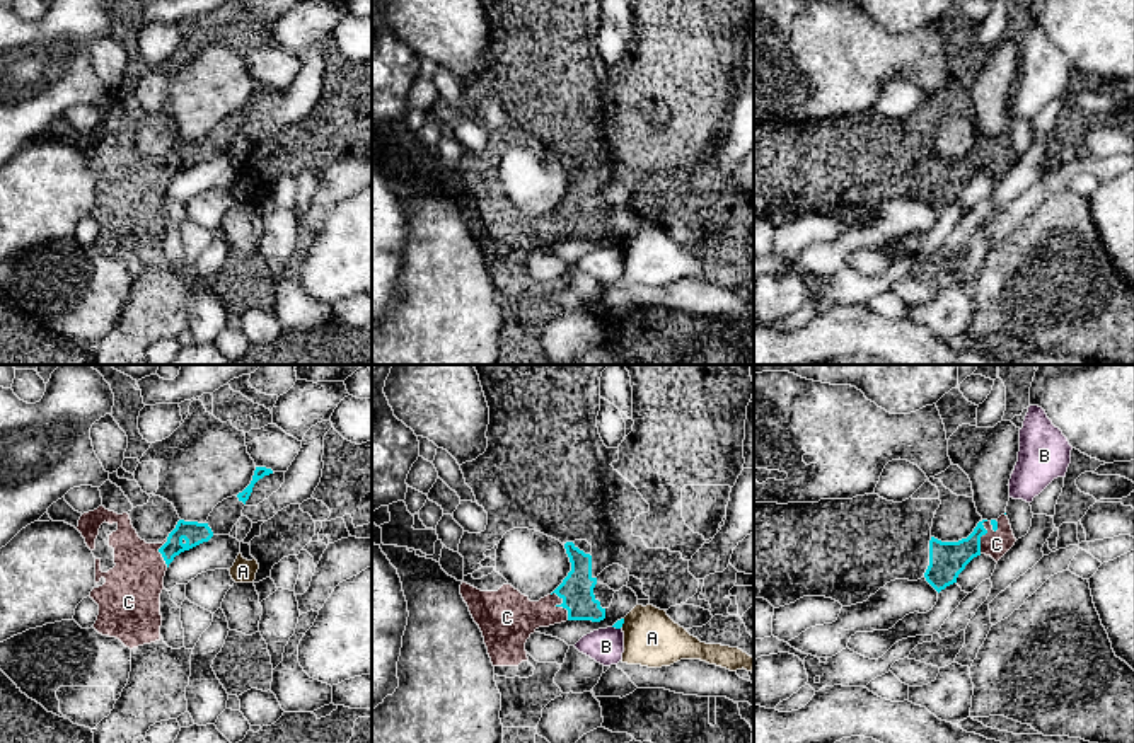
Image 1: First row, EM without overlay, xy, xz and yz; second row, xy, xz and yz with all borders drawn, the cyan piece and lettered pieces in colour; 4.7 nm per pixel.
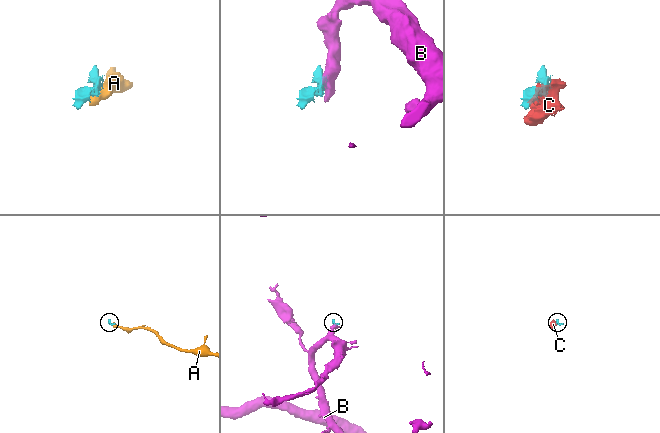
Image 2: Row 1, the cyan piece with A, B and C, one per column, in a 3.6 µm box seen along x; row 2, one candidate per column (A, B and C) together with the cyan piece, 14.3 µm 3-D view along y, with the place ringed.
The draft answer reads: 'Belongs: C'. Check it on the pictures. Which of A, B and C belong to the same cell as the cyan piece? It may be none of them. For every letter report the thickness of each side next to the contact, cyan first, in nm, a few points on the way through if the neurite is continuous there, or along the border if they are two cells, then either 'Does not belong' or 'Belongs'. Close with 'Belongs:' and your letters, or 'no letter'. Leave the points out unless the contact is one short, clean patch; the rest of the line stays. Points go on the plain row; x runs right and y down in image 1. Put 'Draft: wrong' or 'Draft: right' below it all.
A: Thickness 40 nm (cyan) against 260 nm. Boundary: xz (624, 237), (621, 244). Does not belong
B: Thickness 40 nm (cyan) against 170 nm. Boundary: xz (613, 244), (619, 247). Does not belong
C: Thickness 160 nm (cyan) against 240 nm. Belongs
Belongs: C
Draft: right

